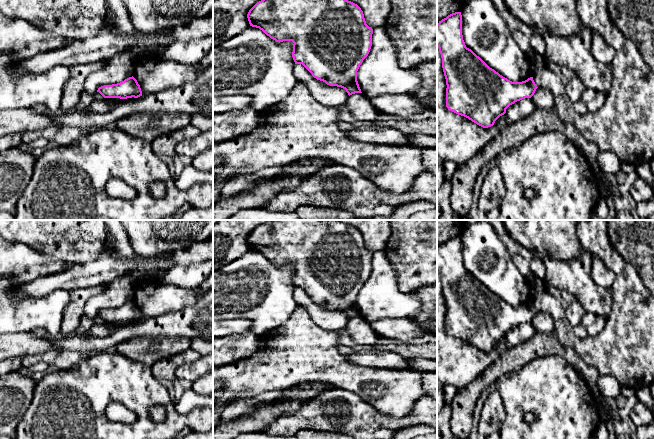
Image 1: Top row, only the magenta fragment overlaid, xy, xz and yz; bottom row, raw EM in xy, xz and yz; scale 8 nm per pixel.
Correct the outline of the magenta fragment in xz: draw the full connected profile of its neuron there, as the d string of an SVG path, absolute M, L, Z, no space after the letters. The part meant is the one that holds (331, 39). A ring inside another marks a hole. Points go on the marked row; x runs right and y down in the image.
M261 0L248 12L250 26L259 28L276 42L292 41L295 64L302 64L314 78L341 87L348 95L362 93L357 71L372 46L373 29L366 24L361 8L348 0Z

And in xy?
M133 76L117 84L101 86L98 88L97 92L104 98L127 99L142 96L140 85Z

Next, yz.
M455 12L437 24L437 47L442 58L446 79L446 107L464 116L477 125L488 128L506 113L506 109L517 101L531 98L536 89L533 77L522 82L512 82L490 68L471 49L467 48L462 35L462 15Z

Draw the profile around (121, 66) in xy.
M123 52L114 55L101 70L93 72L84 82L84 93L94 94L104 85L117 84L132 77L140 55Z

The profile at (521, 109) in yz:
M524 98L510 105L506 109L505 116L507 117L509 123L514 123L528 117L534 112L535 109L536 106L531 98Z

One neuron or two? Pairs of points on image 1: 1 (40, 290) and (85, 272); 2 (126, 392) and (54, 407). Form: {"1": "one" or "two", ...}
{"1": "one", "2": "one"}

